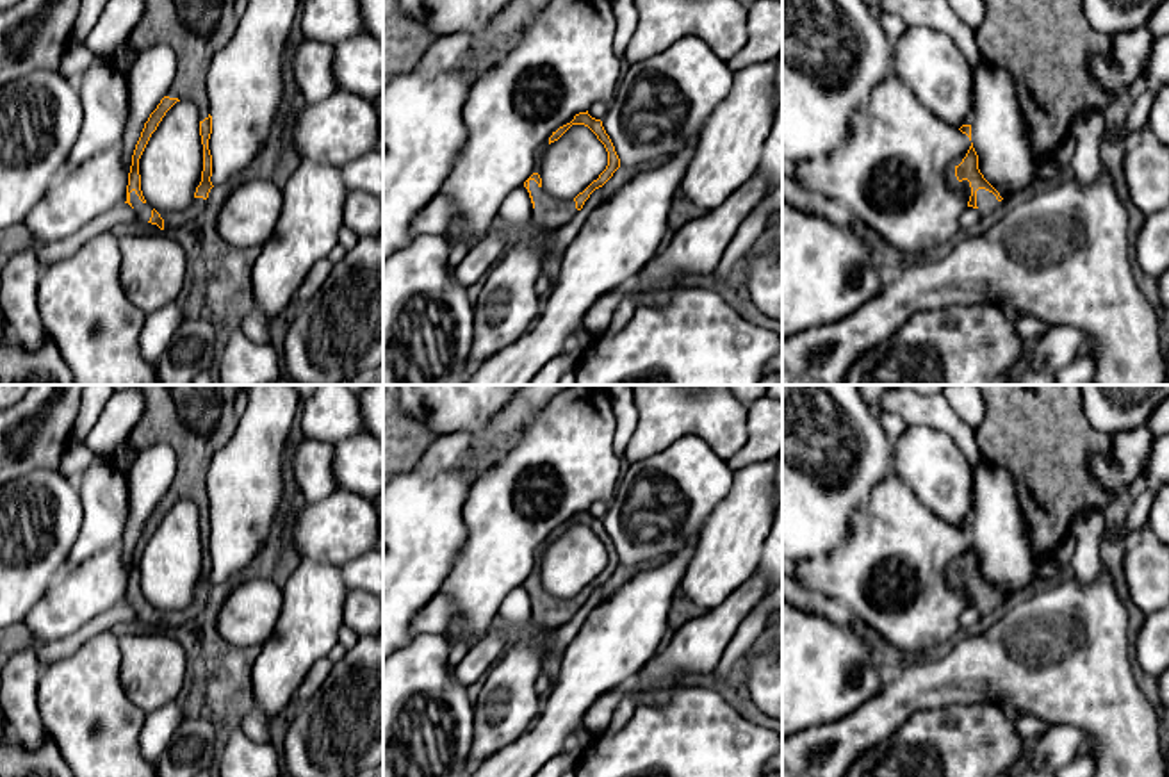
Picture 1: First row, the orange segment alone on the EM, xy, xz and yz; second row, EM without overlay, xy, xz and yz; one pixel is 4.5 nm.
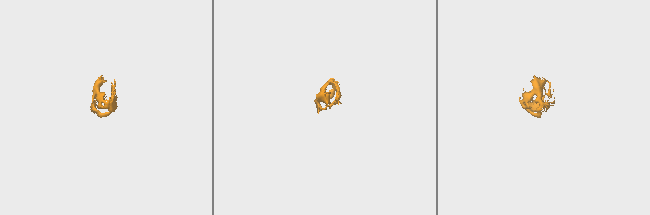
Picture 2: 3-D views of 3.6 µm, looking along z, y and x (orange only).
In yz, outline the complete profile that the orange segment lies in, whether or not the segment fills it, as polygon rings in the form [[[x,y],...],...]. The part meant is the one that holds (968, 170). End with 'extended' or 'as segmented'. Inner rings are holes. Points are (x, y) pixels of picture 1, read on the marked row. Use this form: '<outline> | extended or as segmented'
[[[973,143],[959,166],[955,166],[955,176],[959,182],[968,180],[971,187],[971,196],[968,207],[978,209],[982,216],[991,214],[998,207],[1007,207],[1010,201],[1021,198],[1014,194],[1007,200],[984,178],[978,169],[978,155]]] | extended

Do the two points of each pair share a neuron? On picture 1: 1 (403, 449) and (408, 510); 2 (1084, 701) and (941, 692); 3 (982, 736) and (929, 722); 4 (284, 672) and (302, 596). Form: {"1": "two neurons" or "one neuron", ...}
{"1": "two neurons", "2": "one neuron", "3": "one neuron", "4": "one neuron"}

